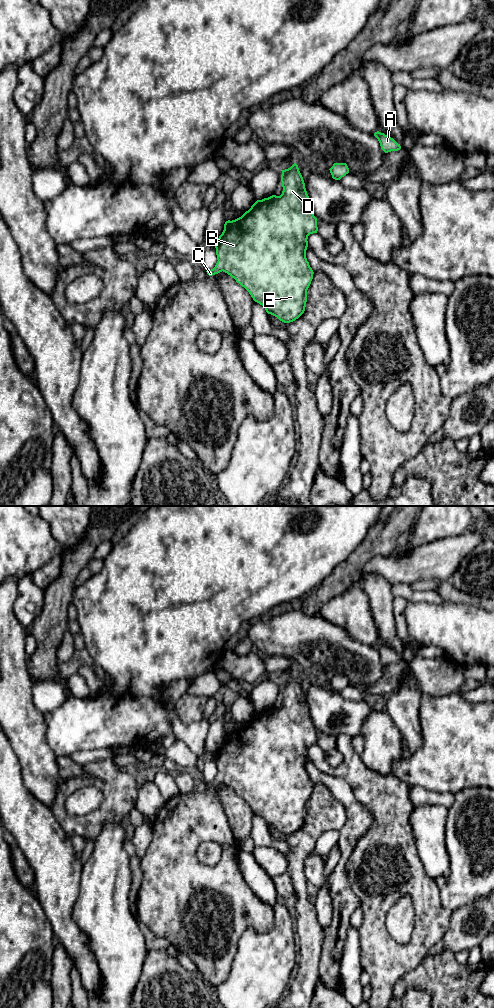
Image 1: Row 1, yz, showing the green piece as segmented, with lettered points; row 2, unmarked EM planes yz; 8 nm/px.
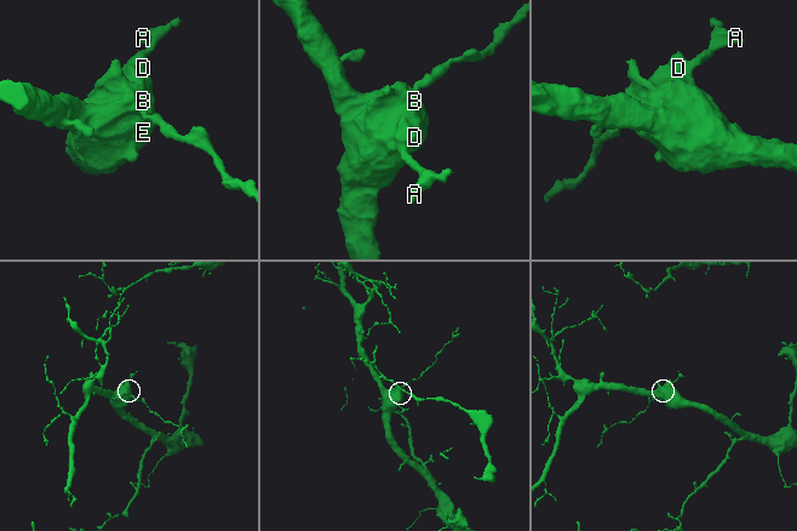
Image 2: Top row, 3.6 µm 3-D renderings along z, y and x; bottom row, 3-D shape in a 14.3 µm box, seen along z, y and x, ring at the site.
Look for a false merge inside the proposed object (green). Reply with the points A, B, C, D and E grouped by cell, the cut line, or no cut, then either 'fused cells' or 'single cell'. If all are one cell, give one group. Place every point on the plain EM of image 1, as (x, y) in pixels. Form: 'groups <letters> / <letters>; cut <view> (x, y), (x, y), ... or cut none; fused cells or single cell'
groups A B C D E; cut none; single cell

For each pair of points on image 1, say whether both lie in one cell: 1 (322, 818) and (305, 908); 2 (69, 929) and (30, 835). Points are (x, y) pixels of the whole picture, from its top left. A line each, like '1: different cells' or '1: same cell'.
1: same cell
2: same cell

